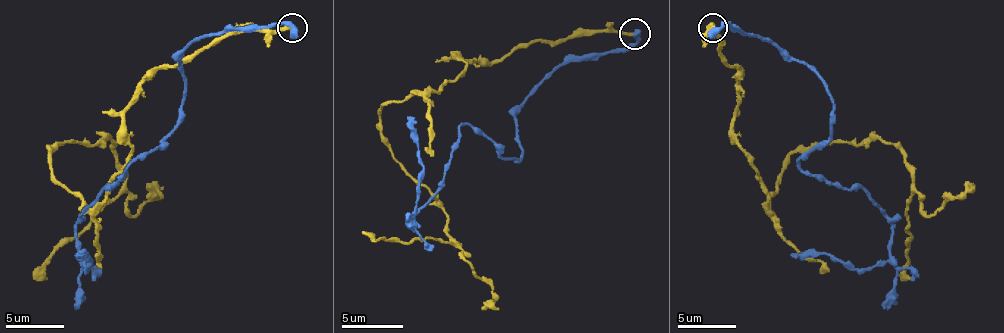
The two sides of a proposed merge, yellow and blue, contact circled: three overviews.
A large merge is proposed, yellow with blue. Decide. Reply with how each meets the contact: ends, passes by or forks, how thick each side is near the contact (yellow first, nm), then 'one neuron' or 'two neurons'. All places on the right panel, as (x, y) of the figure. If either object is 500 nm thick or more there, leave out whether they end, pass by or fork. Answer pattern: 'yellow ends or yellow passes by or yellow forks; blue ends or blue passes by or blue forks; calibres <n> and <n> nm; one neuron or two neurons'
calibres 280 and 550 nm; two neurons

